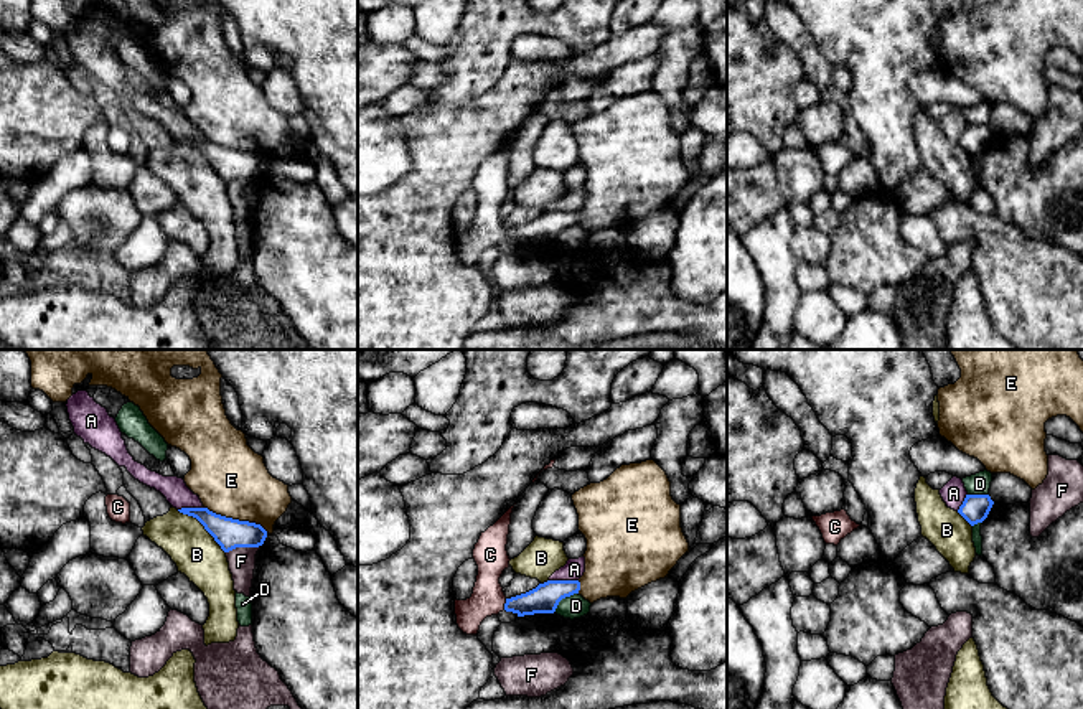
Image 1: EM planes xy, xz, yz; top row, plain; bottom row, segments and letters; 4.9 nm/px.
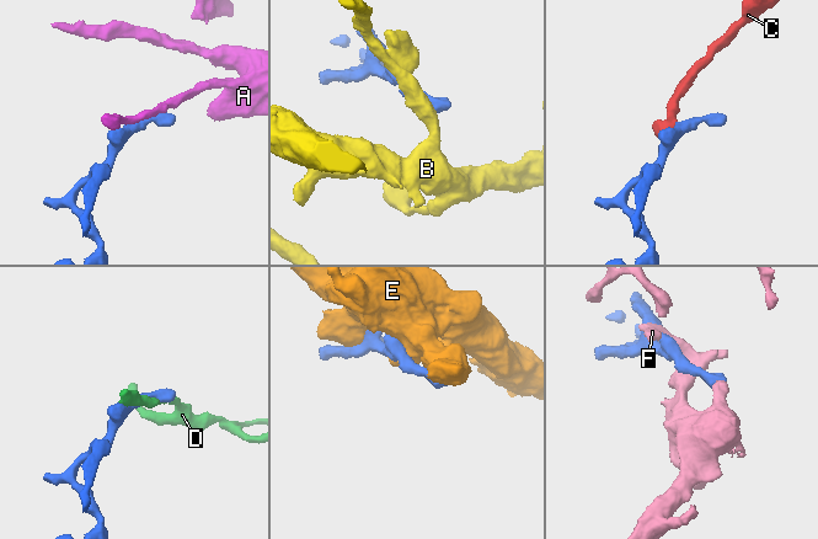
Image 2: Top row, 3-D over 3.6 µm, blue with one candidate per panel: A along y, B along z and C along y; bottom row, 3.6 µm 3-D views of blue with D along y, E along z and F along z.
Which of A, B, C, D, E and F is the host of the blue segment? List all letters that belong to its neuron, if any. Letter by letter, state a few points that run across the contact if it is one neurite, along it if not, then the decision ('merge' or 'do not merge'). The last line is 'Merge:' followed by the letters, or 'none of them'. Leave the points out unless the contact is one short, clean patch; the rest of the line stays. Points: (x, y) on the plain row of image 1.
A: do not merge
B: line xy (177, 140), (192, 145), (225, 183); do not merge
C: line xz (544, 230), (528, 234), (505, 234), (492, 221), (492, 188); merge
D: do not merge
E: do not merge
F: do not merge
Merge: C

